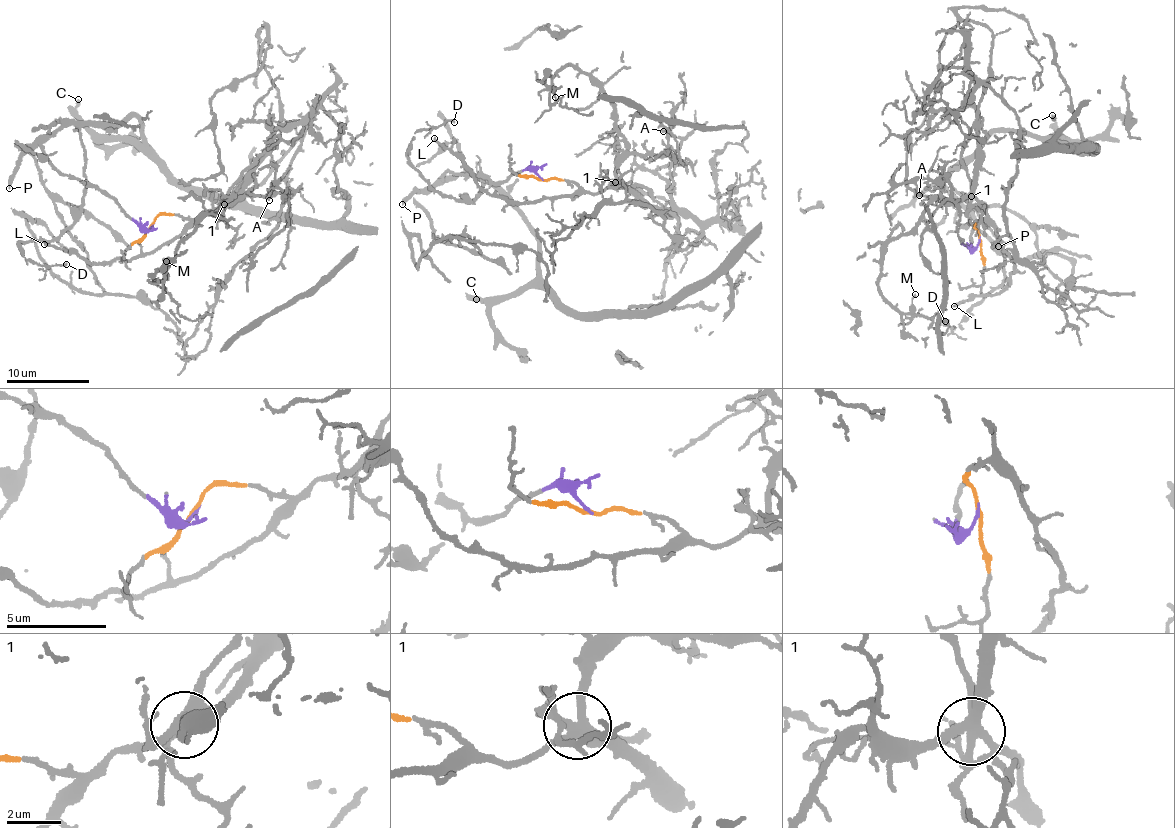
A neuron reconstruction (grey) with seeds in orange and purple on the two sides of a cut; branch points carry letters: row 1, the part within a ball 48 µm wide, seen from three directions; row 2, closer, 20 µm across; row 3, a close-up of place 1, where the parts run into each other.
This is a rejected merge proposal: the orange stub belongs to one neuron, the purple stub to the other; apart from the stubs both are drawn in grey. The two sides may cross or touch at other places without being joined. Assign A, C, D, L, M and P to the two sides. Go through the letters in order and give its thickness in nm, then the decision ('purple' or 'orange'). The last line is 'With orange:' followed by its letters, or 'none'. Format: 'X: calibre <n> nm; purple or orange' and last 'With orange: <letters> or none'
A: calibre 140 nm; orange
C: calibre 260 nm; purple
D: calibre 150 nm; purple
L: calibre 180 nm; orange
M: calibre 100 nm; orange
P: calibre 260 nm; purple
With orange: A, L, M

